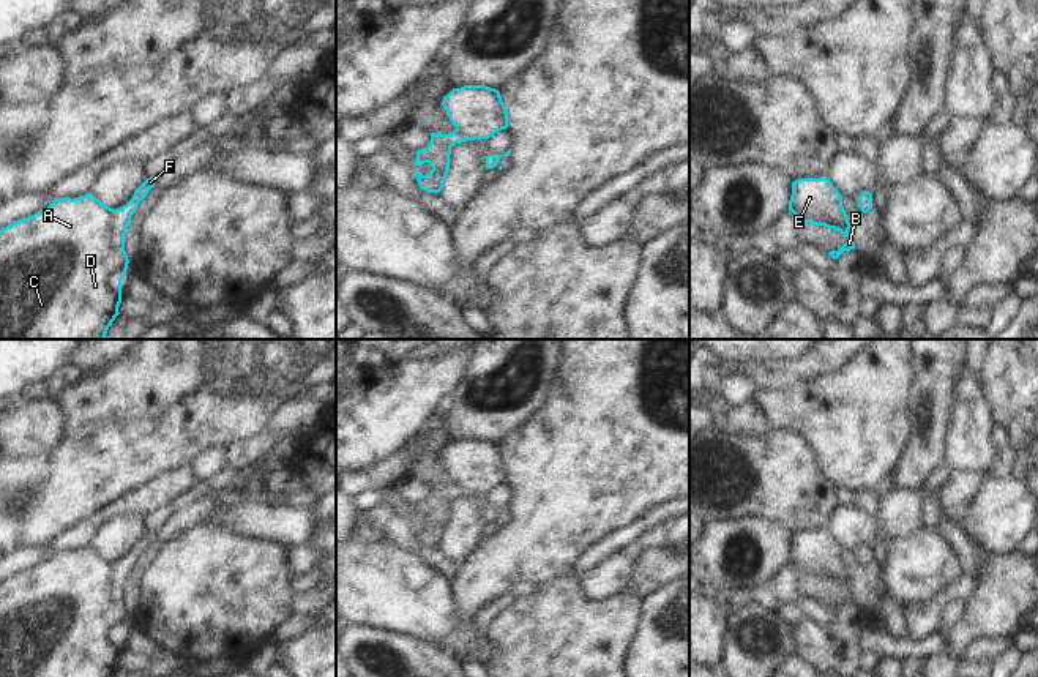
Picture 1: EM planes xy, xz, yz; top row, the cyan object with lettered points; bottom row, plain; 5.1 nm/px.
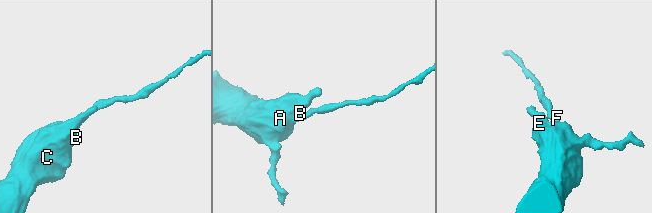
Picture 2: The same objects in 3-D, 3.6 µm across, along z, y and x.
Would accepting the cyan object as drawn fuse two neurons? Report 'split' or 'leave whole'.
leave whole

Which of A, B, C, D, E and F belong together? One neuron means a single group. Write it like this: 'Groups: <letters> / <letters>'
Groups: A B C D E F.

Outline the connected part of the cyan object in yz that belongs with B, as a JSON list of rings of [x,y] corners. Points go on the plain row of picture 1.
[[[800,532],[792,535],[789,565],[801,576],[825,579],[849,592],[838,604],[828,606],[833,612],[838,612],[844,604],[855,603],[849,587],[850,576],[842,560],[842,549],[830,532]]]

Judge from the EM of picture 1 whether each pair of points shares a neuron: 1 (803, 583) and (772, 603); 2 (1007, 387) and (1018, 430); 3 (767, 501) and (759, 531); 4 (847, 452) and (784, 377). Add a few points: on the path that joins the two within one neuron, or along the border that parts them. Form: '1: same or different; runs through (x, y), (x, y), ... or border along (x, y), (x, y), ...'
1: same; runs through (795, 586), (789, 586), (780, 595)
2: same; runs through (1018, 398), (1018, 418)
3: different; border along (726, 521), (767, 518), (780, 524), (791, 535)
4: different; border along (828, 376), (805, 381), (784, 390), (757, 392)

